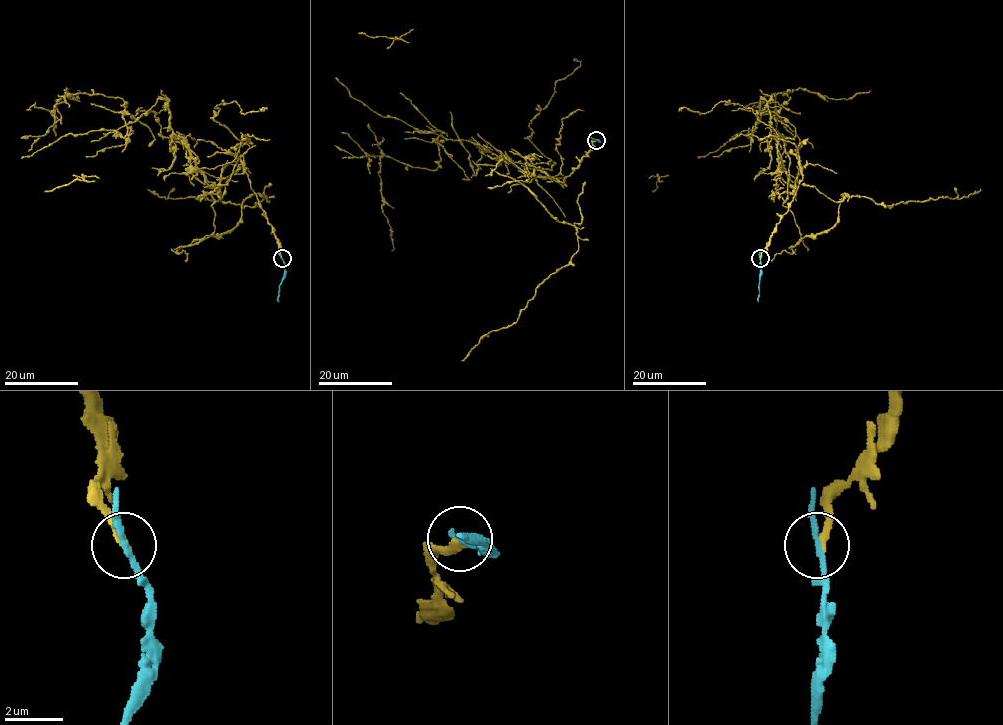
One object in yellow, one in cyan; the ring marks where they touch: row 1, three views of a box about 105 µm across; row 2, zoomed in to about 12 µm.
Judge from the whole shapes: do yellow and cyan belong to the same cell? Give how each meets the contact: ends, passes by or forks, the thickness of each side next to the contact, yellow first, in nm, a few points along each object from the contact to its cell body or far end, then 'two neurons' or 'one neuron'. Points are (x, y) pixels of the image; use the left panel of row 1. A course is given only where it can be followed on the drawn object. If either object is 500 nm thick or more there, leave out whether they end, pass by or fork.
yellow ends | cyan passes by | 240/170 nm | yellow via (281, 258), (245, 173), (213, 193), (205, 238), (219, 236), (263, 196), (241, 206), (147, 189) | cyan via (281, 258), (285, 278), (279, 286), (278, 302) | two neurons

